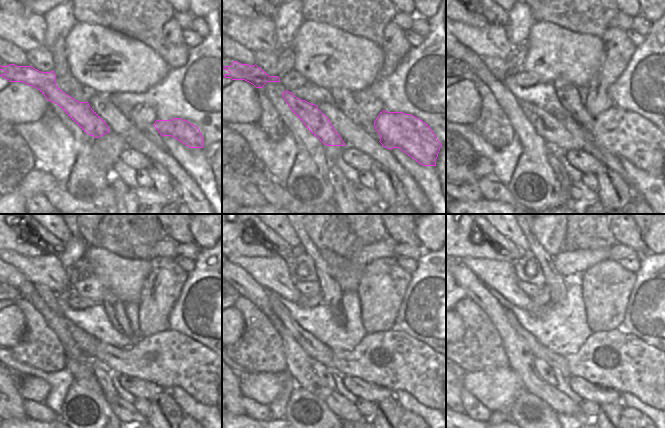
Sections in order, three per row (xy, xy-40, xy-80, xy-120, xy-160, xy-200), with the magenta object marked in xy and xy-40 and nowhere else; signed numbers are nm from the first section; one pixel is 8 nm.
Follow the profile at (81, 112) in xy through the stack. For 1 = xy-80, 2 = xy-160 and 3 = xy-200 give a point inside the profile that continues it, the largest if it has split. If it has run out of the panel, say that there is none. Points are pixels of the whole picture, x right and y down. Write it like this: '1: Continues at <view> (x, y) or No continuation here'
1: Continues at xy-80 (550, 128)
2: Continues at xy-160 (395, 360)
3: Continues at xy-200 (615, 360).

